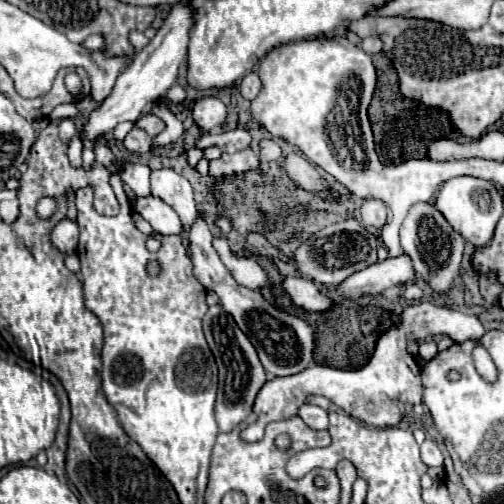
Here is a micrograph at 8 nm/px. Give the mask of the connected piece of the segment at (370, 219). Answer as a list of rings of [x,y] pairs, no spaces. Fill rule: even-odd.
[[[375,198],[365,200],[365,204],[361,206],[363,226],[367,226],[371,230],[381,230],[385,226],[385,218],[387,218],[387,206],[385,206],[385,202],[379,202]]]

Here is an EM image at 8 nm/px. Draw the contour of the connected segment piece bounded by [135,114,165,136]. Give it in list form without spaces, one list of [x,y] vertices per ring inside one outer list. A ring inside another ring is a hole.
[[[145,116],[145,118],[141,118],[139,122],[135,122],[139,128],[143,128],[147,134],[159,134],[163,128],[165,128],[165,124],[163,124],[163,120],[161,118],[157,118],[157,116]]]

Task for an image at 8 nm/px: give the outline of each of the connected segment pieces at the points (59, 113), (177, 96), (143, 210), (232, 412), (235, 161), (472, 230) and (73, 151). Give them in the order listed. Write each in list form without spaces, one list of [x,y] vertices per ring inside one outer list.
[[[60,104],[49,115],[51,120],[63,120],[65,118],[75,118],[77,116],[77,110],[75,104]]]
[[[179,84],[171,86],[171,90],[167,90],[167,94],[165,94],[165,100],[171,102],[171,104],[181,104],[181,102],[185,100],[185,90],[183,90],[183,86],[179,86]]]
[[[155,196],[133,198],[131,204],[133,204],[133,210],[141,214],[153,226],[155,232],[159,234],[181,234],[183,232],[179,216],[161,198],[155,198]]]
[[[211,306],[207,310],[203,318],[203,332],[219,368],[219,392],[217,392],[217,404],[215,404],[215,418],[217,418],[219,430],[229,432],[251,414],[255,396],[267,382],[267,376],[257,358],[253,344],[239,330],[231,314],[227,314],[221,306]]]
[[[251,148],[235,152],[235,154],[223,154],[219,160],[211,160],[209,162],[209,176],[213,178],[221,178],[233,172],[243,172],[243,170],[251,170],[257,168],[257,156]]]
[[[459,176],[447,180],[437,194],[435,206],[445,216],[445,220],[453,226],[453,230],[459,232],[473,246],[485,246],[491,240],[495,224],[503,212],[499,190],[491,182],[473,176]]]
[[[75,134],[75,138],[71,138],[69,142],[69,160],[73,166],[81,164],[81,150],[83,150],[83,140],[79,134]]]

